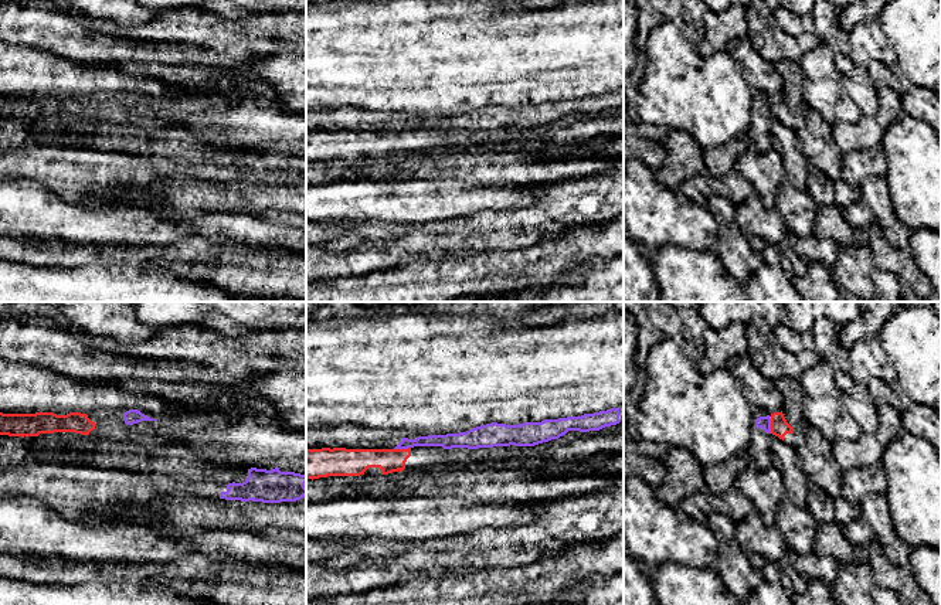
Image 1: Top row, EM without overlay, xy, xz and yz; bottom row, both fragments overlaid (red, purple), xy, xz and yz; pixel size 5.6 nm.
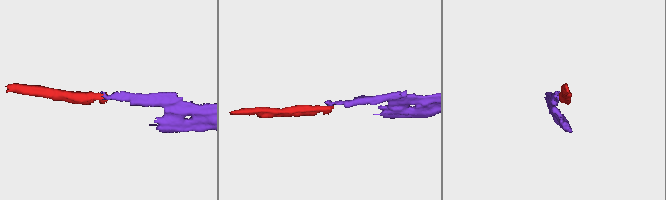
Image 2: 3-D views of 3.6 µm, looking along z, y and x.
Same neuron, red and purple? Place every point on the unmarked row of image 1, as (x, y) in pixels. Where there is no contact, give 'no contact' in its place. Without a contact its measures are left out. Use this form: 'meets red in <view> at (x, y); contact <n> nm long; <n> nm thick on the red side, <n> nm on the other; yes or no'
meets red in xz at (401, 132); contact 100 nm long; 140 nm thick on the red side, 70 nm on the other; no

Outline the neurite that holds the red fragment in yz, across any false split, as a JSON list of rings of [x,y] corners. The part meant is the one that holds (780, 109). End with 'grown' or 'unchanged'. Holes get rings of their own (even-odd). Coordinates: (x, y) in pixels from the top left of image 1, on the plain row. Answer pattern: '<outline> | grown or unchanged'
[[[782,94],[771,96],[771,116],[791,129],[796,128],[796,118],[794,116],[792,109],[787,105]]] | grown

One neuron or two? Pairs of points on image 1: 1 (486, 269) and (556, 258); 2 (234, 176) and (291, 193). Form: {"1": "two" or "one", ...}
{"1": "one", "2": "two"}

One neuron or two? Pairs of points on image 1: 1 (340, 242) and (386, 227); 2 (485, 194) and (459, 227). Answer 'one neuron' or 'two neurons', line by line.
1: one neuron
2: two neurons

